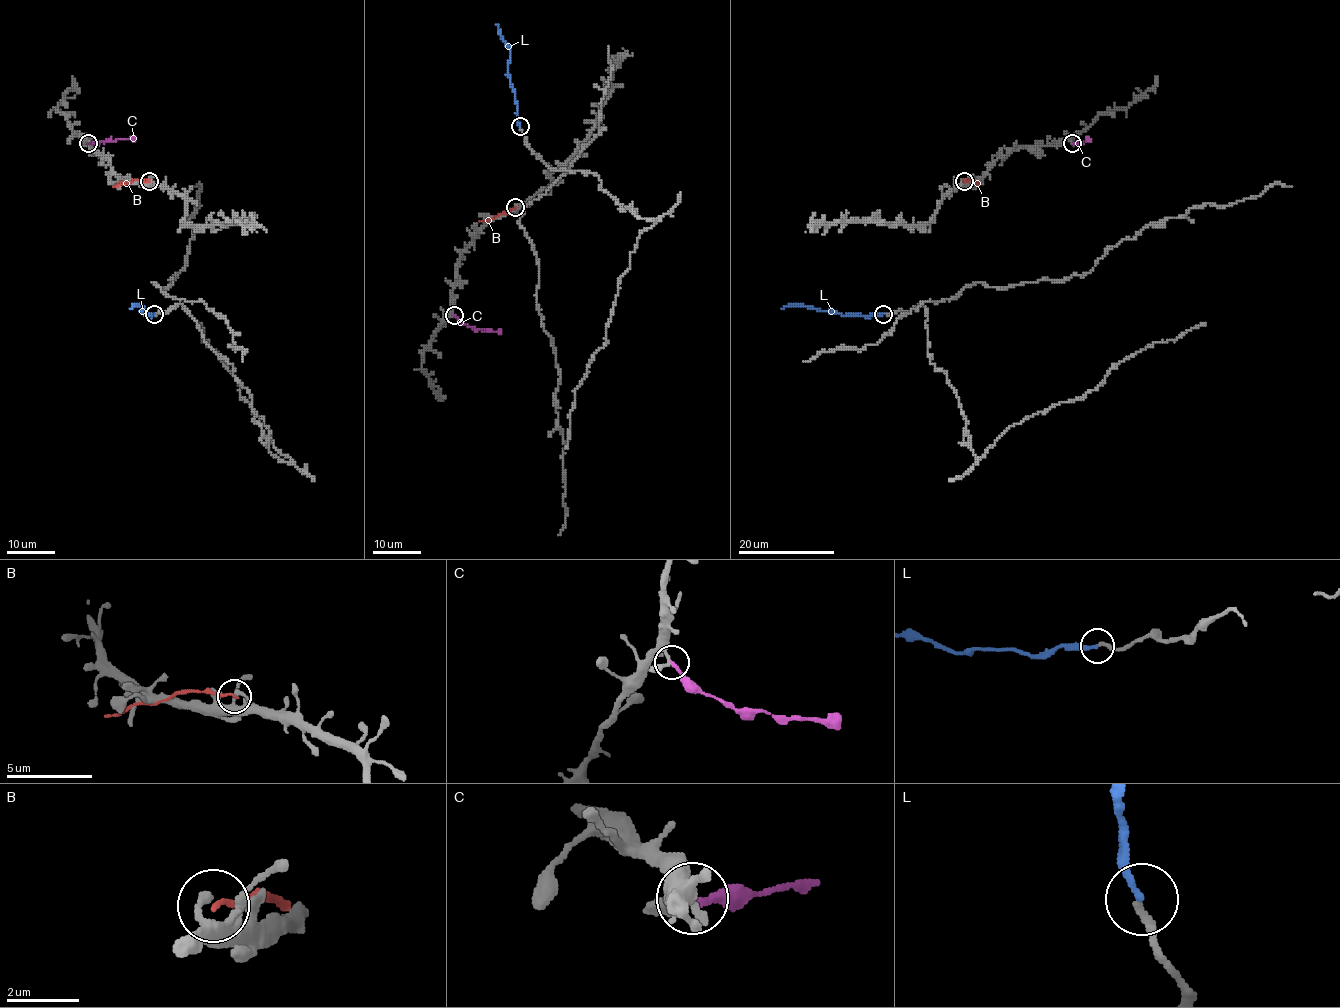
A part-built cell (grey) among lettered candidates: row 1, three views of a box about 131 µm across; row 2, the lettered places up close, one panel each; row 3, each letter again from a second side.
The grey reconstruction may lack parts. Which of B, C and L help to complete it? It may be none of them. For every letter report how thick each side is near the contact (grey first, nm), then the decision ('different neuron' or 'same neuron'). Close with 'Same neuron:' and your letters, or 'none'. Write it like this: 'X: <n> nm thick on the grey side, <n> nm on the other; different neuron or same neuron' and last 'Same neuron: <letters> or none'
B: 240 nm thick on the grey side, 140 nm on the other; different neuron
C: 240 nm thick on the grey side, 200 nm on the other; different neuron
L: 240 nm thick on the grey side, 200 nm on the other; same neuron
Same neuron: L

